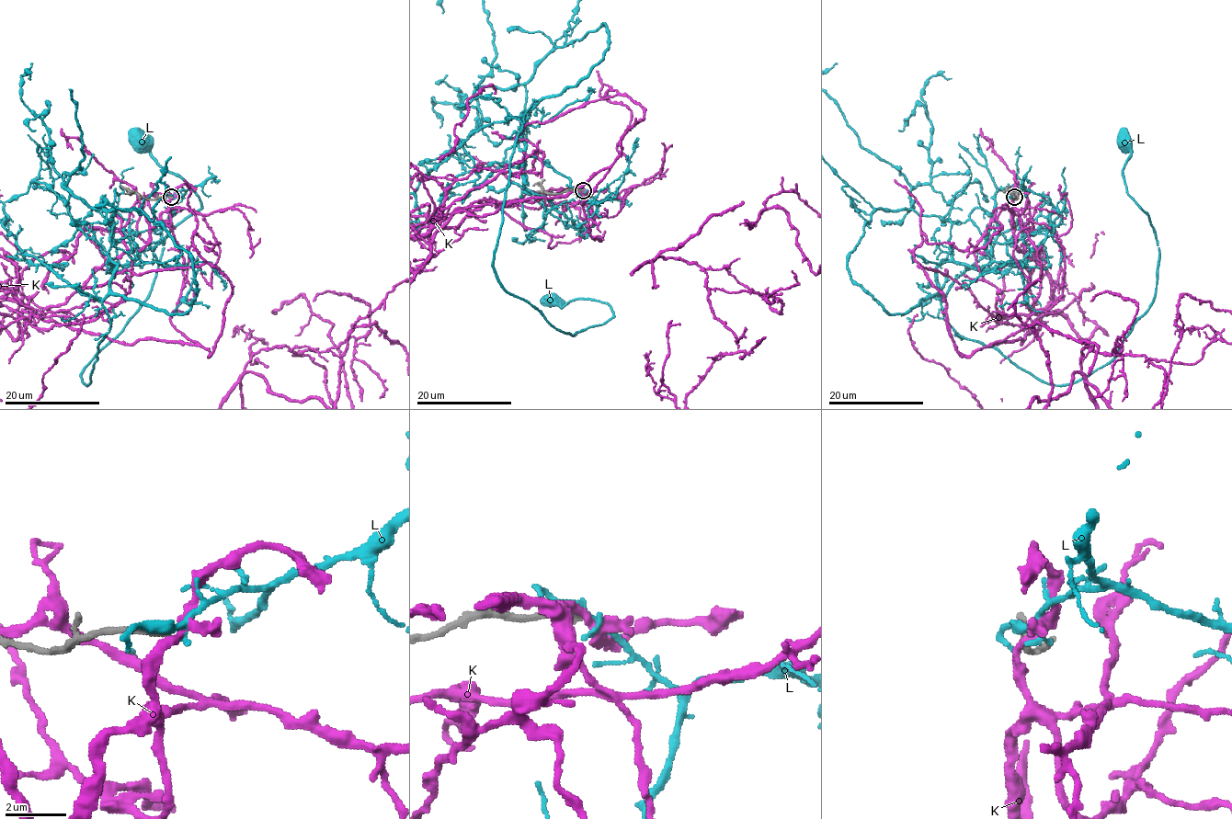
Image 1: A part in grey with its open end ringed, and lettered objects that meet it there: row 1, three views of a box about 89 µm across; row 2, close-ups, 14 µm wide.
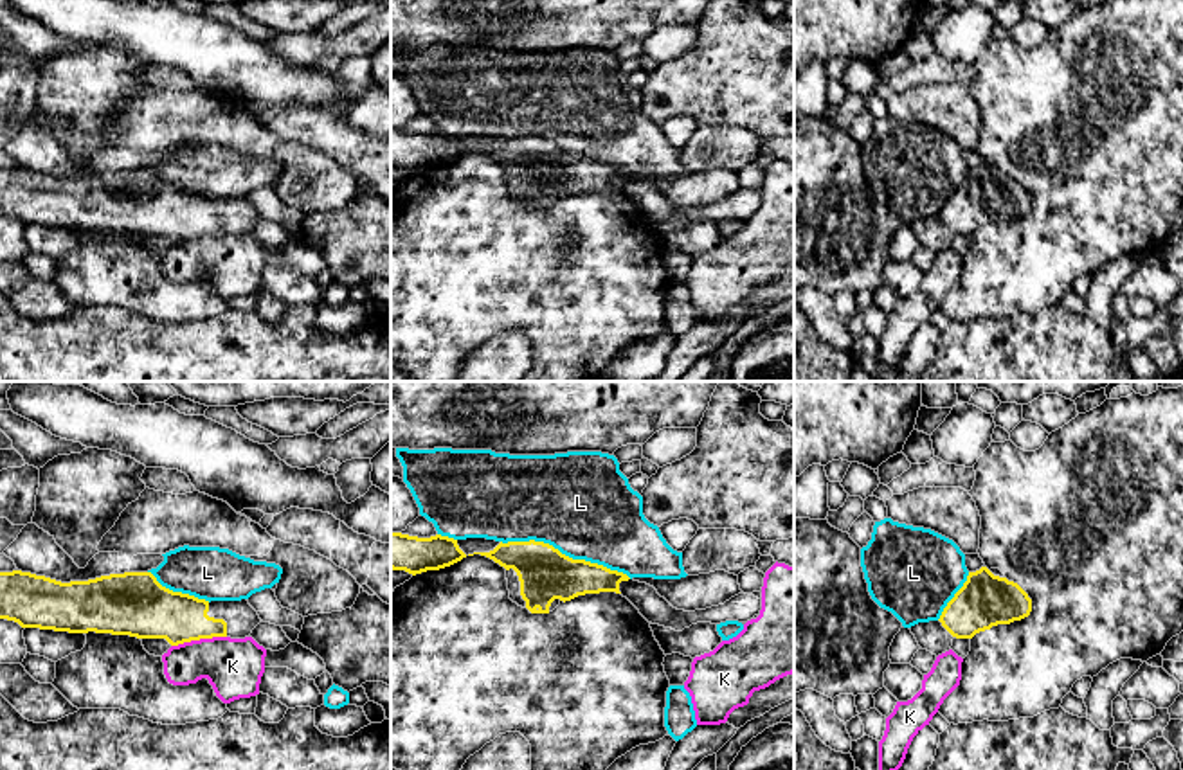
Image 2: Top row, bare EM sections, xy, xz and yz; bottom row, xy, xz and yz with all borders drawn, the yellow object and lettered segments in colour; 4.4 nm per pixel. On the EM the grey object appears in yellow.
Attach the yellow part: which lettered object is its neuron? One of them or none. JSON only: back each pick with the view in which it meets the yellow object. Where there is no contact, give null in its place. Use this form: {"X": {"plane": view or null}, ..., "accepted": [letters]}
{"accepted": []}

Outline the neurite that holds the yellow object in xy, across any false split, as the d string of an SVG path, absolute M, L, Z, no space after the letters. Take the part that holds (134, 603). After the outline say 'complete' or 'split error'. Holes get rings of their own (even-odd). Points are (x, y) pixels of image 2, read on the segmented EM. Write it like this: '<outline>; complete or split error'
M22 570L0 572L0 619L14 621L22 628L166 639L171 646L212 637L245 639L261 622L247 599L209 603L162 586L151 572L61 583Z; split error

